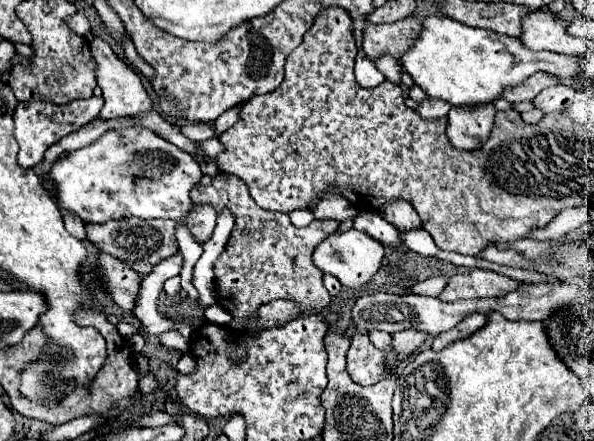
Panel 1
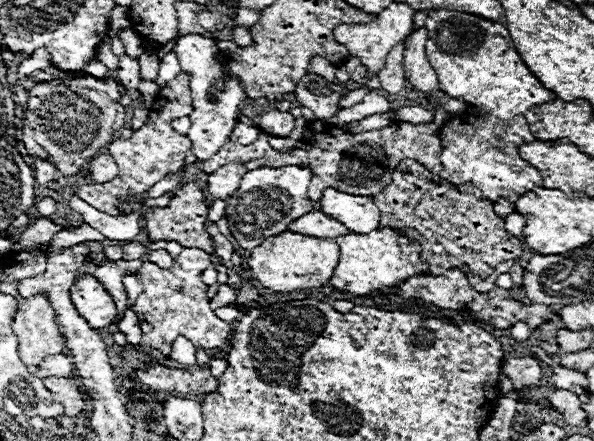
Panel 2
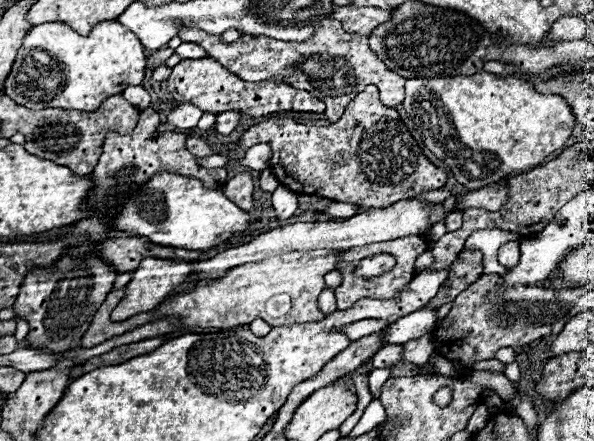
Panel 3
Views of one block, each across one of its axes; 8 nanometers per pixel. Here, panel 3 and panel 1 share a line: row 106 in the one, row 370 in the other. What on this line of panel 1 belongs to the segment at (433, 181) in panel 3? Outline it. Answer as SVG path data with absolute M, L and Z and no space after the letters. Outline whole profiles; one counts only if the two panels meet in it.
M356 332L350 336L350 350L346 360L350 378L362 386L370 386L386 378L386 356L368 340L366 334Z

